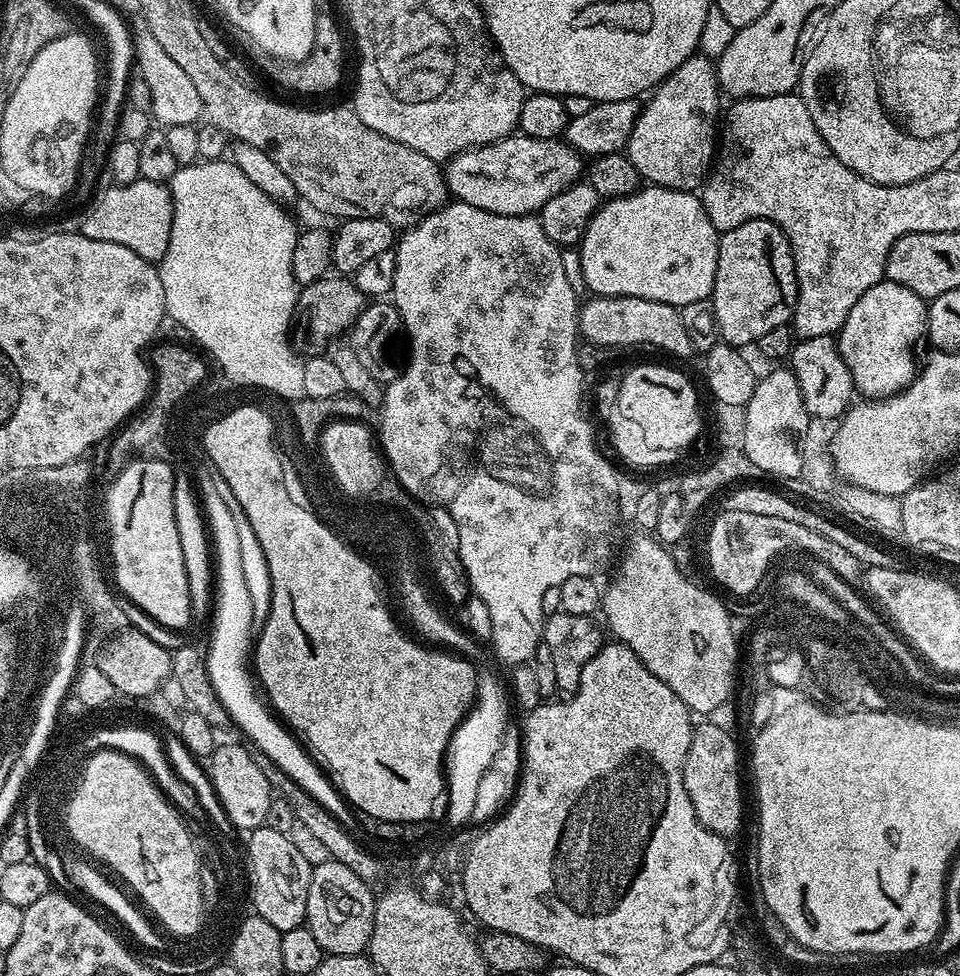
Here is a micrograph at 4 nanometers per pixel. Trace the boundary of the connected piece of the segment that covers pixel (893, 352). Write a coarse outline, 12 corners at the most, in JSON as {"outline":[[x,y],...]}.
{"outline":[[883,279],[840,327],[864,398],[913,379],[912,347],[928,304]]}

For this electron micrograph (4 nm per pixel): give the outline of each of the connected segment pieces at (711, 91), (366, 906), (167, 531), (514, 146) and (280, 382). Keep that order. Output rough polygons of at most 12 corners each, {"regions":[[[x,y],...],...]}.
{"regions":[[[691,56],[647,97],[626,155],[691,192],[718,152],[722,89]],[[330,859],[312,869],[306,926],[325,954],[361,954],[369,881]],[[133,458],[102,497],[114,584],[193,623],[173,465]],[[513,134],[443,169],[461,204],[539,213],[577,183],[563,139]],[[228,158],[177,167],[167,315],[303,386],[298,228]]]}

